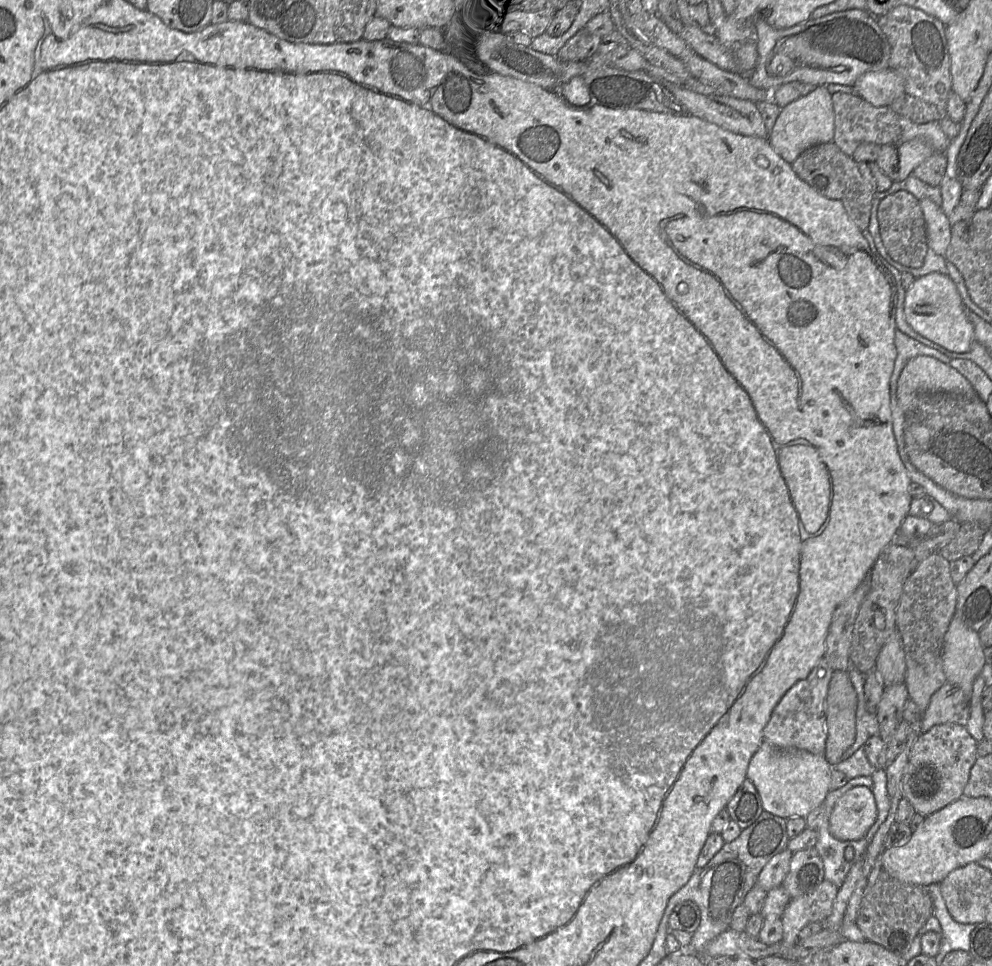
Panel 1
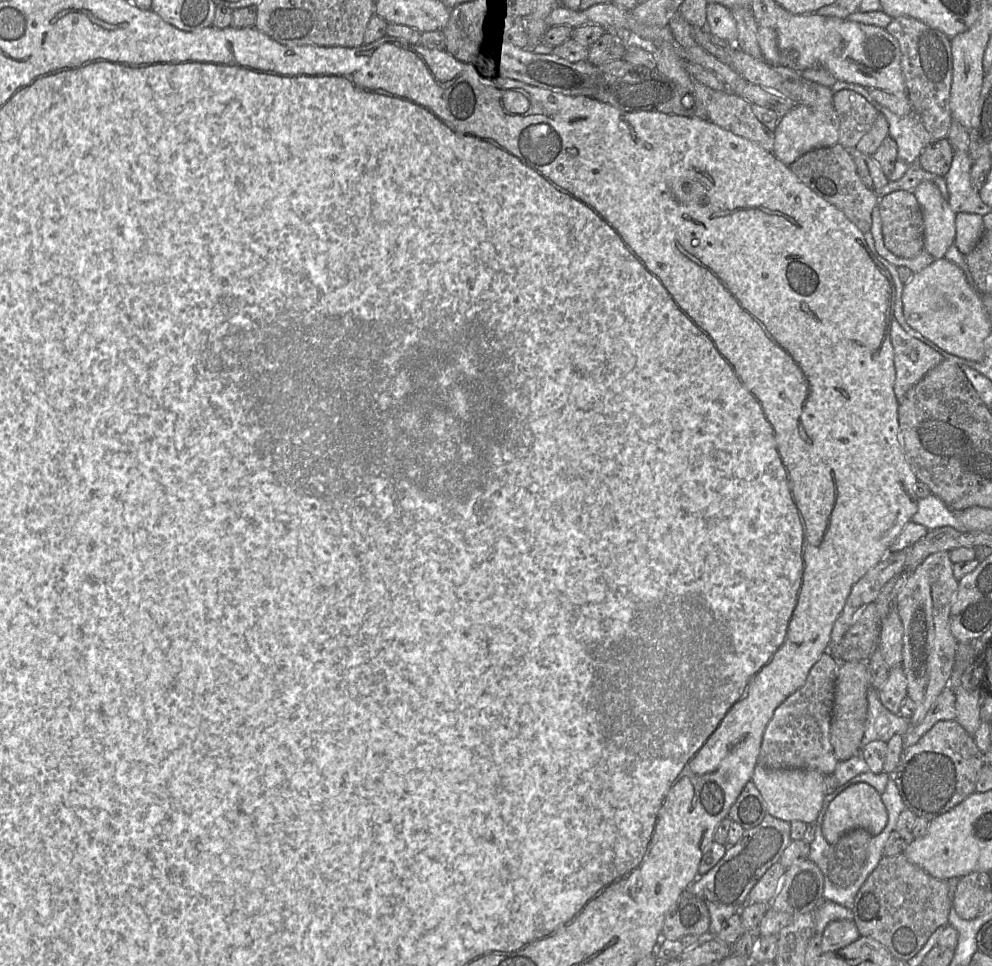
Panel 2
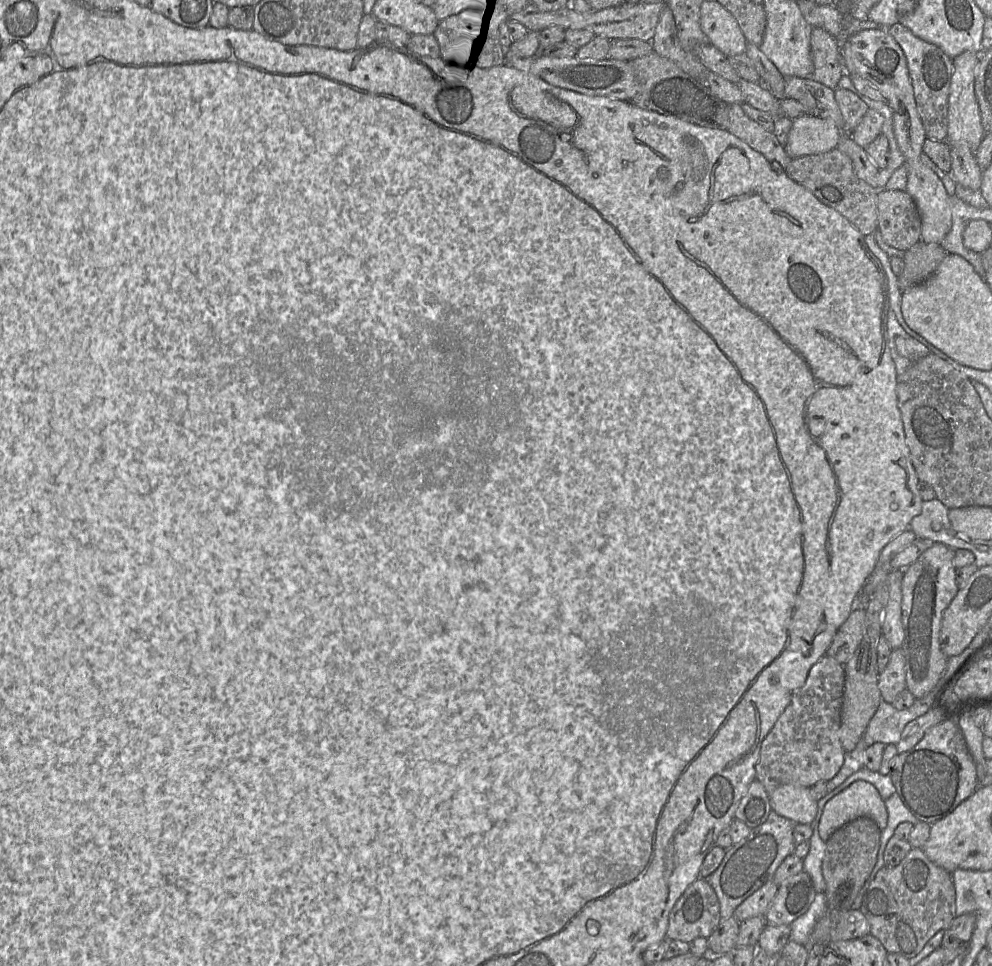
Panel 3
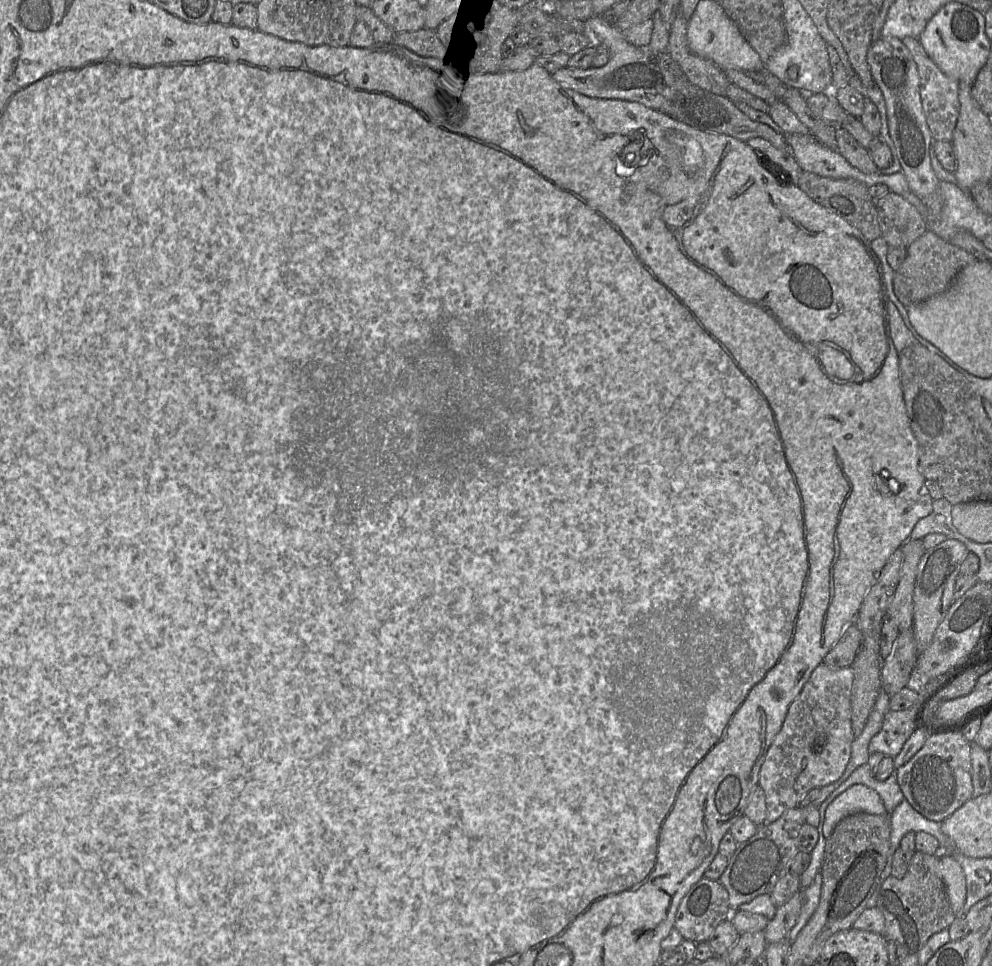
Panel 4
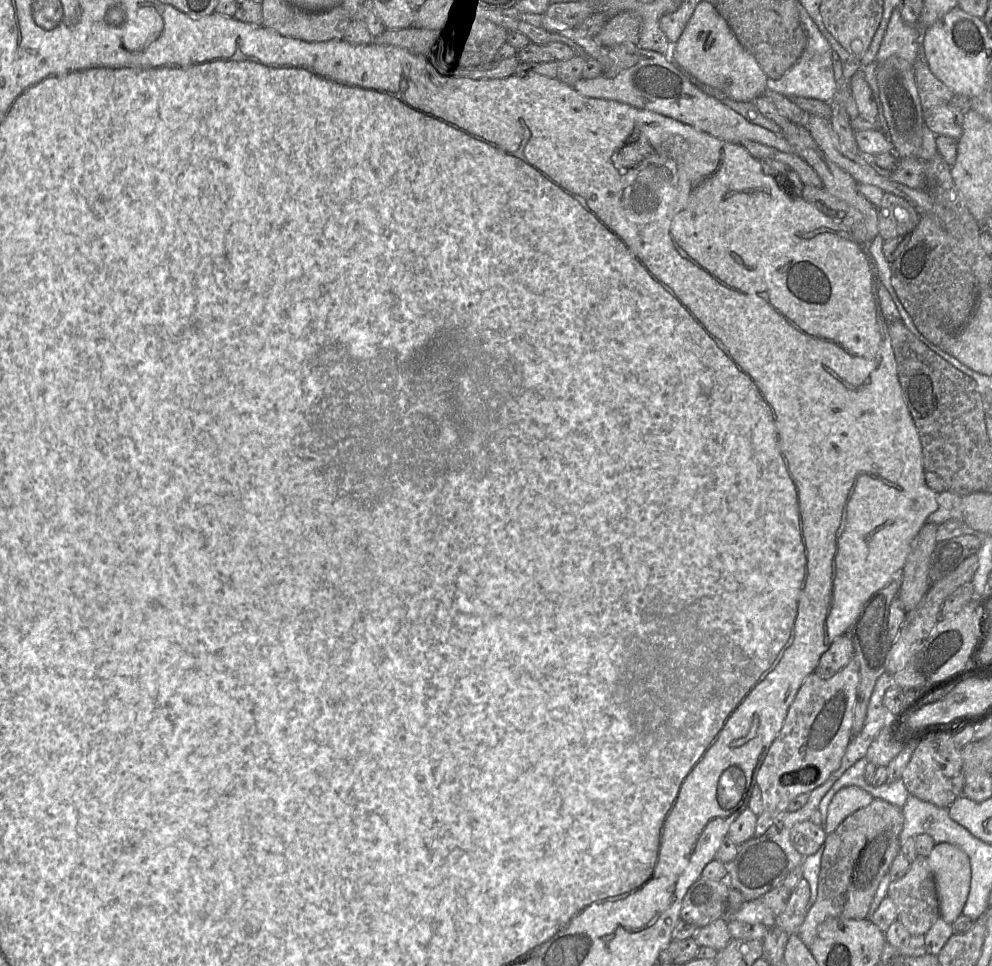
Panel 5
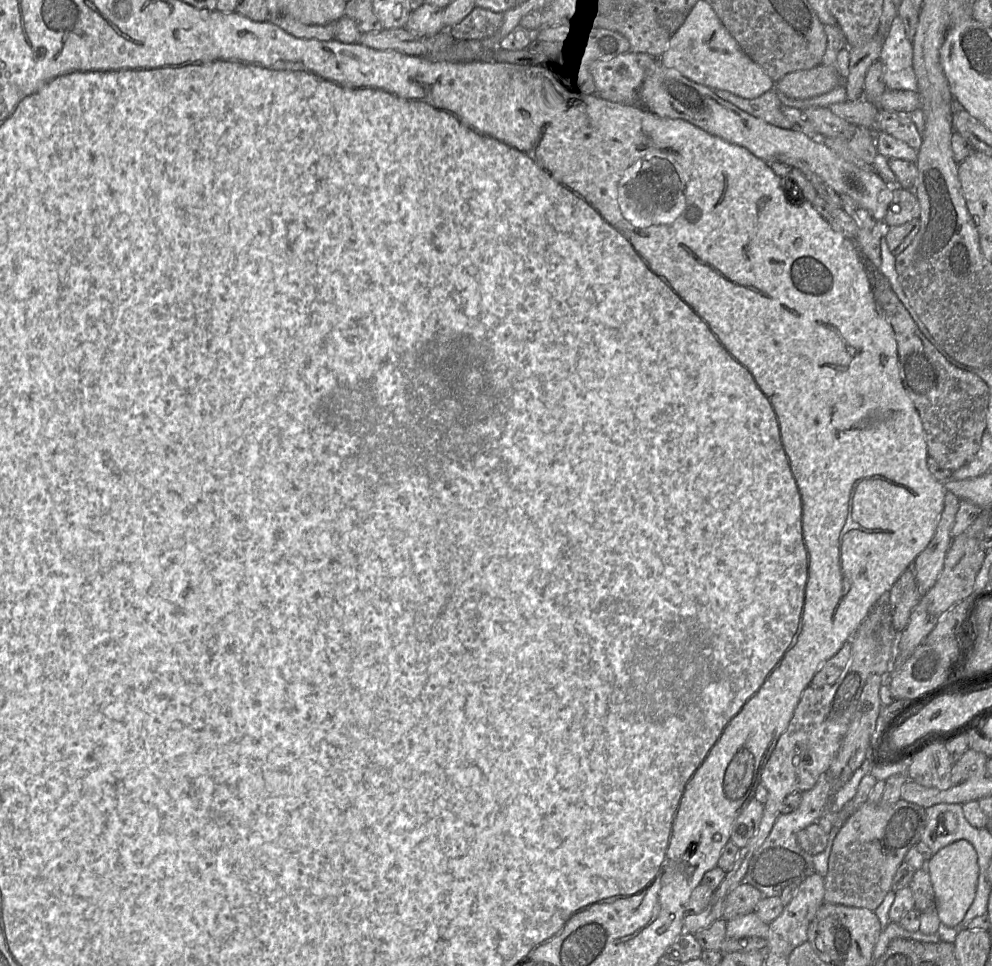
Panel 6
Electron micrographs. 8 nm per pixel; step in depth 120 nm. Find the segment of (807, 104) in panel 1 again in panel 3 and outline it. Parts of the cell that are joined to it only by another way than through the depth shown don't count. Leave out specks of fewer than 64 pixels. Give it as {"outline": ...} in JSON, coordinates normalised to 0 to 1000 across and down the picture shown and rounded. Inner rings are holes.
{"outline":[[[810,119],[798,125],[790,150],[797,165],[832,158],[844,153],[849,138],[839,124]]]}

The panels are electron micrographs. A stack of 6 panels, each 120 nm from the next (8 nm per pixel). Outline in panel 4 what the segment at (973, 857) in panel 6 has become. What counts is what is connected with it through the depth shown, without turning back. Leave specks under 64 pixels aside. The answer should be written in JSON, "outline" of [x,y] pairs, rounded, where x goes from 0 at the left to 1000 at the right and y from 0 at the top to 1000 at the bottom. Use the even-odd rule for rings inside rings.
{"outline":[[[955,883],[946,885],[948,888],[949,905],[954,925],[964,948],[971,948],[970,941],[974,932],[974,909],[966,891]]]}

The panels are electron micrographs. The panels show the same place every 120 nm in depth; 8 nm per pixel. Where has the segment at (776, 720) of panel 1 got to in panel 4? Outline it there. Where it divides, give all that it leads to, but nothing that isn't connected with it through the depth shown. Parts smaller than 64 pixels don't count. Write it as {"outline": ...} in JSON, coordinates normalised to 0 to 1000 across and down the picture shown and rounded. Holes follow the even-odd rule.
{"outline":[[[828,686],[796,729],[788,753],[766,795],[764,813],[771,822],[771,853],[780,851],[792,839],[805,834],[817,818],[836,813],[849,803],[862,765],[858,748],[860,704],[858,690],[839,692]]]}

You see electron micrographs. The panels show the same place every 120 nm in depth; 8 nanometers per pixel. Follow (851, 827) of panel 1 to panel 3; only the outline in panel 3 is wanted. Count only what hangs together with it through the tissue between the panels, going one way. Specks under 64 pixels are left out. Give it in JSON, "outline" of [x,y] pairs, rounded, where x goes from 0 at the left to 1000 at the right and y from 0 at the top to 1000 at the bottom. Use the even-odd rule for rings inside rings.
{"outline":[[[870,807],[860,810],[833,831],[826,852],[827,867],[835,871],[841,860],[866,846],[879,848],[888,860],[895,851],[892,829],[879,811]]]}

